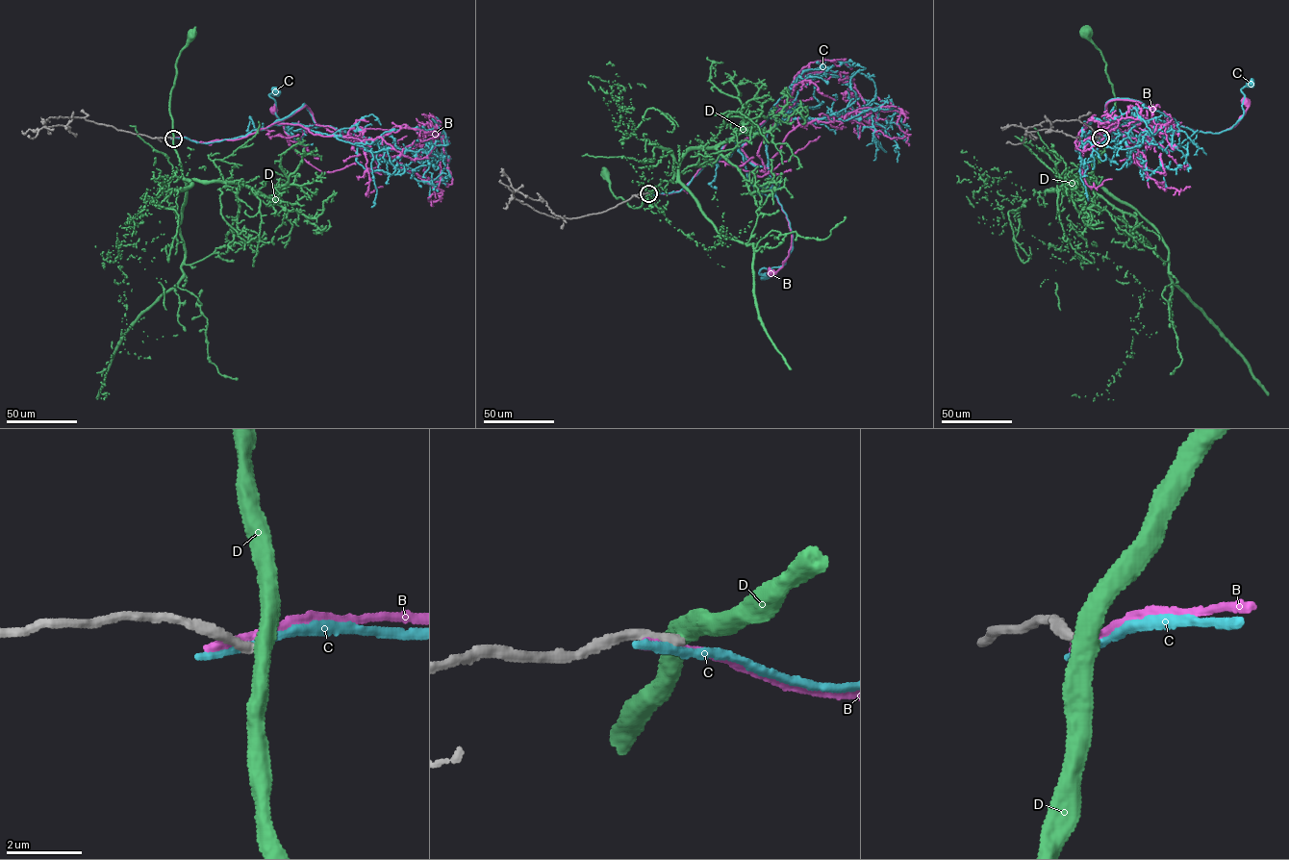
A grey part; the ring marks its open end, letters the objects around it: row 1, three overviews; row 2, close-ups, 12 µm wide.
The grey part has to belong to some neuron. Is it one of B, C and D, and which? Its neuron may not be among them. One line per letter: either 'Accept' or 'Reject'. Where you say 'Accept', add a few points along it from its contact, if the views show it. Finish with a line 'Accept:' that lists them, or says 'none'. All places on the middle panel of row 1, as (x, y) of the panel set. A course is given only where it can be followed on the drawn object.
B: Reject
C: Reject
D: Reject
Accept: none

